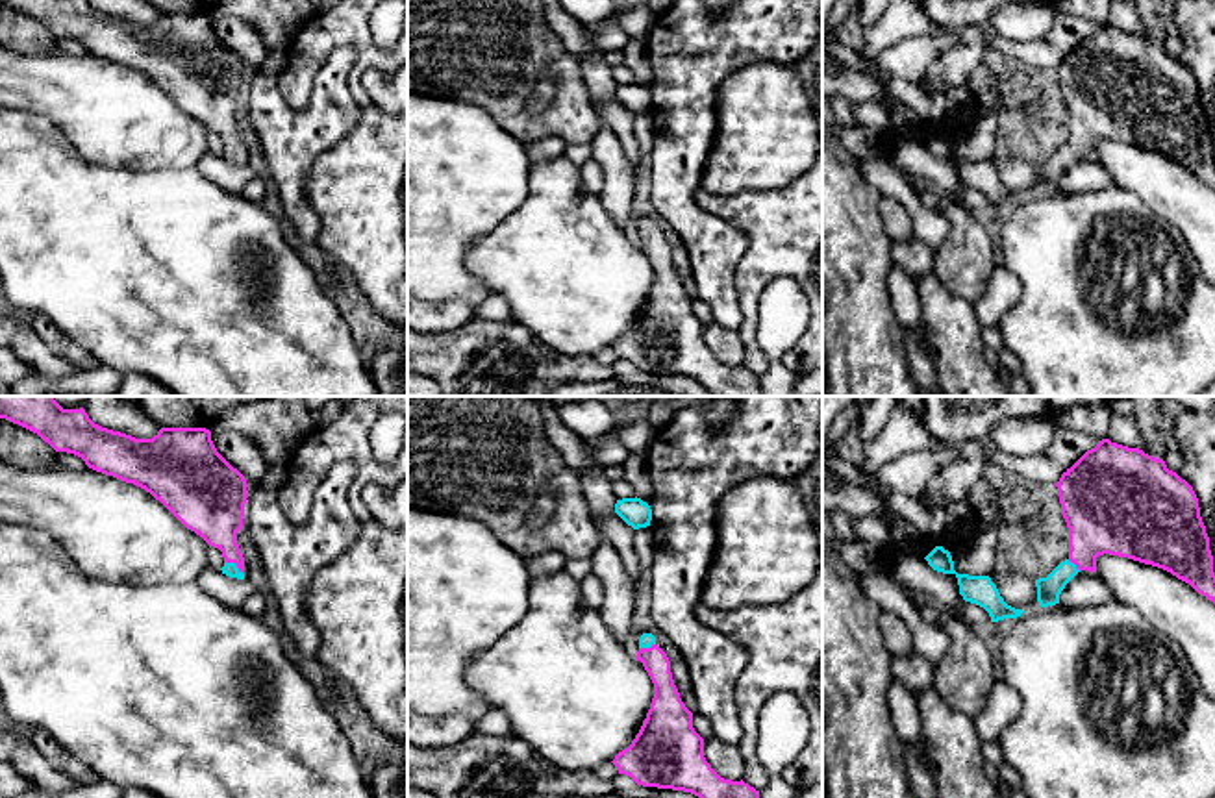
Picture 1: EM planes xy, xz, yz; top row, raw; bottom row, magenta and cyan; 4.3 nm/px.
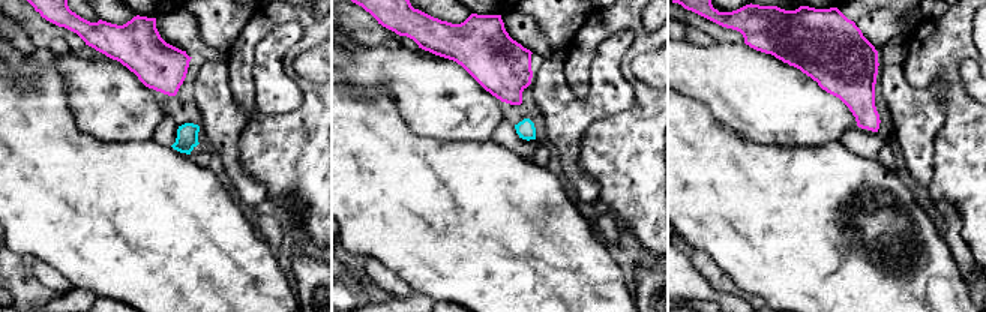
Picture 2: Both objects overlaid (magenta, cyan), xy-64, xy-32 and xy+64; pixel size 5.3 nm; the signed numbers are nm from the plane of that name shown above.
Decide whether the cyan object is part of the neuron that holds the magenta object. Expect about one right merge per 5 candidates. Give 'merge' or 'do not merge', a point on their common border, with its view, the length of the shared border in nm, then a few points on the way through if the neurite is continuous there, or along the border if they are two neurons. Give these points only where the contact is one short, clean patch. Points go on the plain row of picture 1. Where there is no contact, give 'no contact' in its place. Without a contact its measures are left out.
merge | xy (236, 149) | 110 nm | across xy (215, 95), (217, 112), (236, 149), (230, 154)

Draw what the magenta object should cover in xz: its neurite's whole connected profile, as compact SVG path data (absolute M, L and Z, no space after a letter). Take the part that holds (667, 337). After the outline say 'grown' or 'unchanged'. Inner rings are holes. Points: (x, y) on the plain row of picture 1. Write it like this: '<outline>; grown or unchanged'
M652 218L639 224L637 246L654 268L646 304L628 333L611 346L637 370L683 376L715 396L763 396L759 376L720 363L704 343L704 324L693 313L693 298L674 270L670 246Z; grown

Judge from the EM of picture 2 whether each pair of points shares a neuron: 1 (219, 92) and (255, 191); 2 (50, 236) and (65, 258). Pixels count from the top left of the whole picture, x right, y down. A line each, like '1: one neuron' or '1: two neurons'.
1: one neuron
2: one neuron

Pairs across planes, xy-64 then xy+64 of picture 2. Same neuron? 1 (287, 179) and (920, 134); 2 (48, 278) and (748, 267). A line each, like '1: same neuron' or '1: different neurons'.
1: different neurons
2: different neurons

